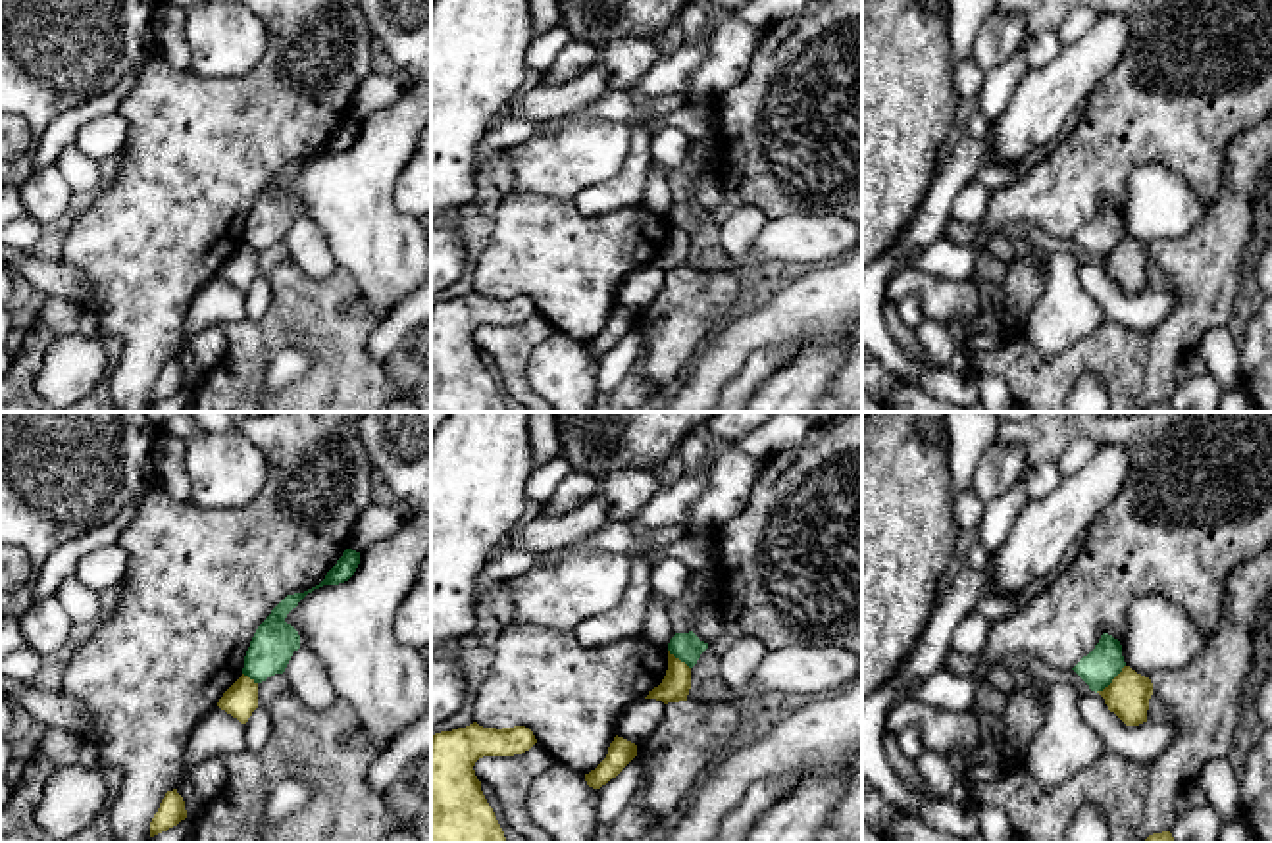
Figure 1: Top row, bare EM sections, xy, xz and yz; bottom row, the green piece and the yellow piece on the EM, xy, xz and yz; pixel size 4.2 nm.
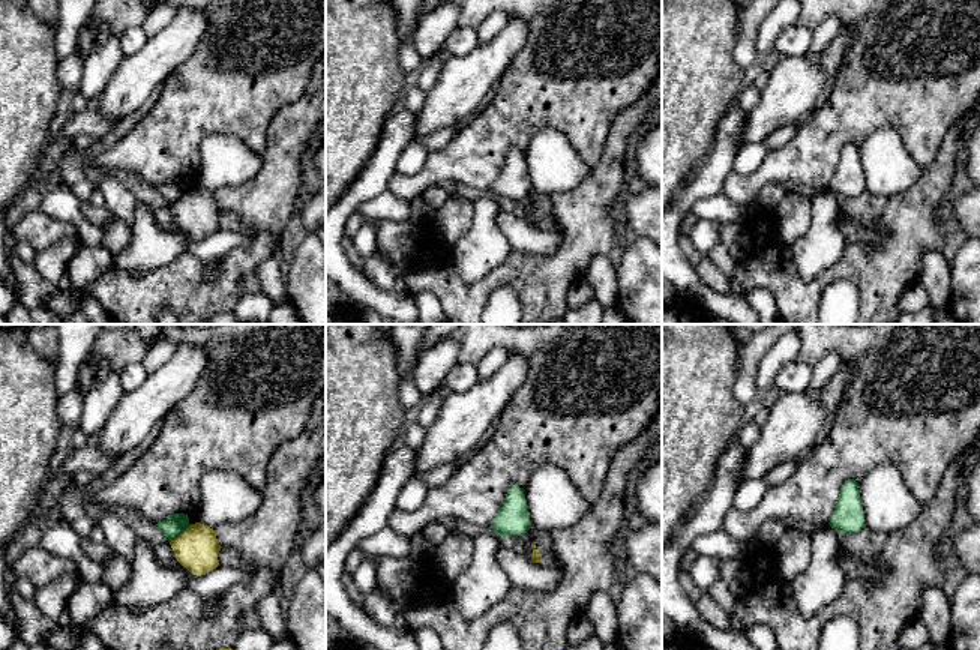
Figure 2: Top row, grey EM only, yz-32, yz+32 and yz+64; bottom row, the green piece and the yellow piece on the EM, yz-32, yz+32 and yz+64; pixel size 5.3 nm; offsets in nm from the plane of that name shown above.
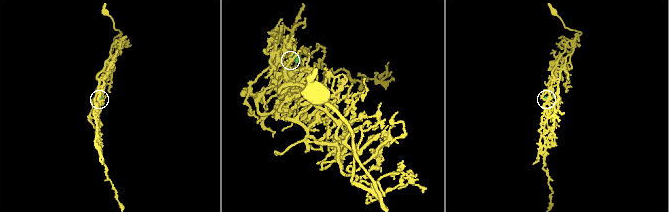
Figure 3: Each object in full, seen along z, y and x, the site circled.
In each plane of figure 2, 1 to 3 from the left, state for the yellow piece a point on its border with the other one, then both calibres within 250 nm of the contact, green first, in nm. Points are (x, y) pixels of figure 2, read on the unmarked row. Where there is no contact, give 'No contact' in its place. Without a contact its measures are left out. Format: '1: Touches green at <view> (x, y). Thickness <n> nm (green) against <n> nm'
1: Touches green at yz-32 (180, 197). Thickness 120 nm (green) against 240 nm
2: No contact
3: No contact

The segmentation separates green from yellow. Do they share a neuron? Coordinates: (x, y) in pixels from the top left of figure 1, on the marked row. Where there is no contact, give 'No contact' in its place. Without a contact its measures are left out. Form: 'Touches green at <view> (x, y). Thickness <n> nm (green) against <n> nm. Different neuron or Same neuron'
Touches green at yz (1111, 682). Thickness 150 nm (green) against 180 nm. Different neuron

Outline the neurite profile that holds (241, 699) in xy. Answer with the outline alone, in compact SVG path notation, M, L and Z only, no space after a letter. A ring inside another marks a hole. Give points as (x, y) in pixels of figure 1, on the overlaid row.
M241 676L219 699L217 706L246 724L258 708L258 683L248 676Z

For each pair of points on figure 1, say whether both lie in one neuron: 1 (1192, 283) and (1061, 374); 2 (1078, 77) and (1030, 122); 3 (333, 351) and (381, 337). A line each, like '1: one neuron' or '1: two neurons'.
1: one neuron
2: one neuron
3: two neurons

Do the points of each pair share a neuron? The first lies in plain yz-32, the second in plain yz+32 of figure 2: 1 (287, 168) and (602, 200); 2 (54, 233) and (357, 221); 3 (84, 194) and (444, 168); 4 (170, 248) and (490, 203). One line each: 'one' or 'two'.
1: one
2: one
3: two
4: one

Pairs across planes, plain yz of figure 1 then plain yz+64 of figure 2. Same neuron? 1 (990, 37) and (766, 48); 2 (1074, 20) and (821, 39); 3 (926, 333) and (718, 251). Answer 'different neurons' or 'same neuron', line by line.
1: same neuron
2: same neuron
3: different neurons

